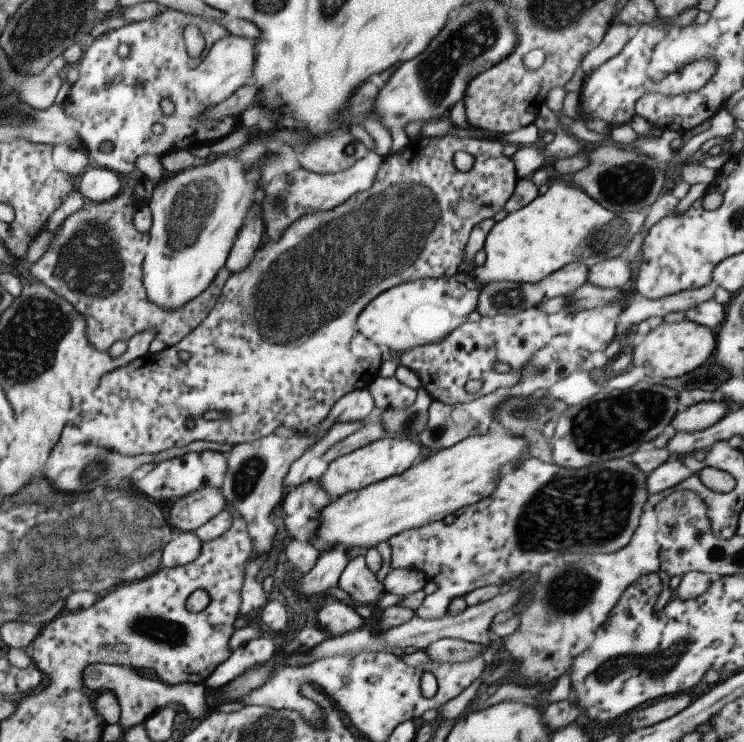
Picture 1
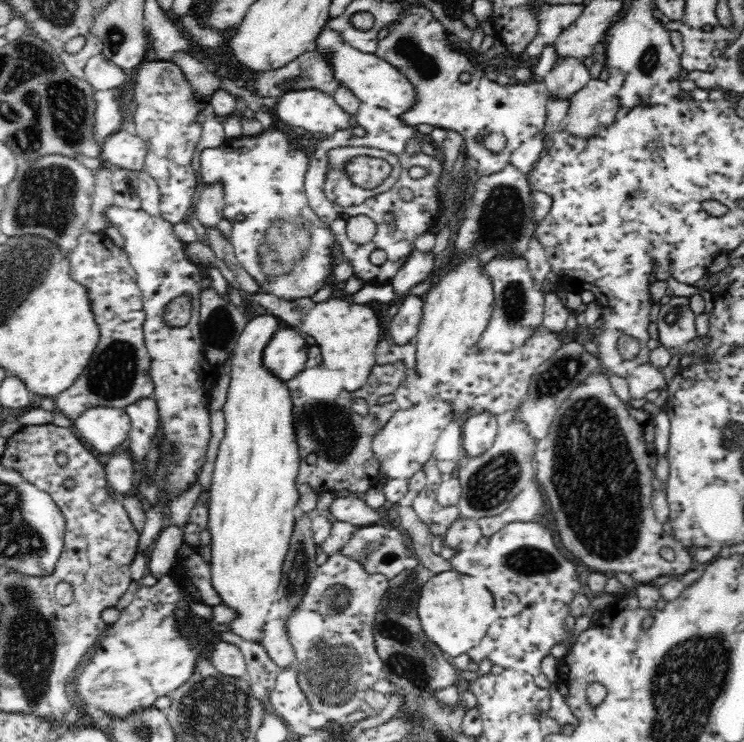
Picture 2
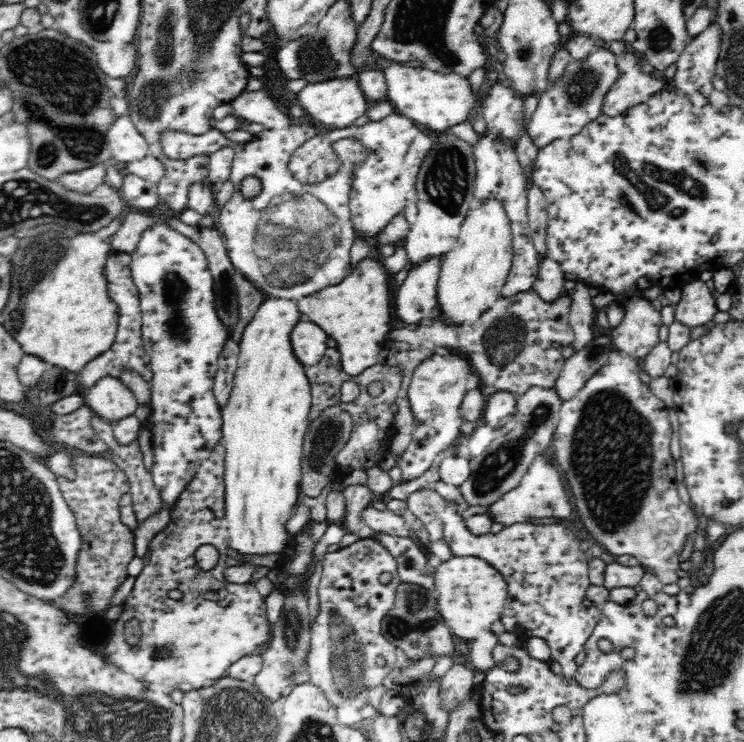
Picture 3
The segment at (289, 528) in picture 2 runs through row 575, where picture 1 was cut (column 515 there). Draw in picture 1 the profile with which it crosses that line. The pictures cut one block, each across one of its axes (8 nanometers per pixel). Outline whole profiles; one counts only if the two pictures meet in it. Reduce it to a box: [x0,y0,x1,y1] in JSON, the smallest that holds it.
[472,180,649,287]

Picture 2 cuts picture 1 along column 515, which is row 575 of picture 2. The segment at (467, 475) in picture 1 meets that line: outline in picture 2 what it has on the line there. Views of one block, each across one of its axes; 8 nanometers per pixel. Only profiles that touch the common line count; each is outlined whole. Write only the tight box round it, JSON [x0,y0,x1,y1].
[418,570,495,658]

